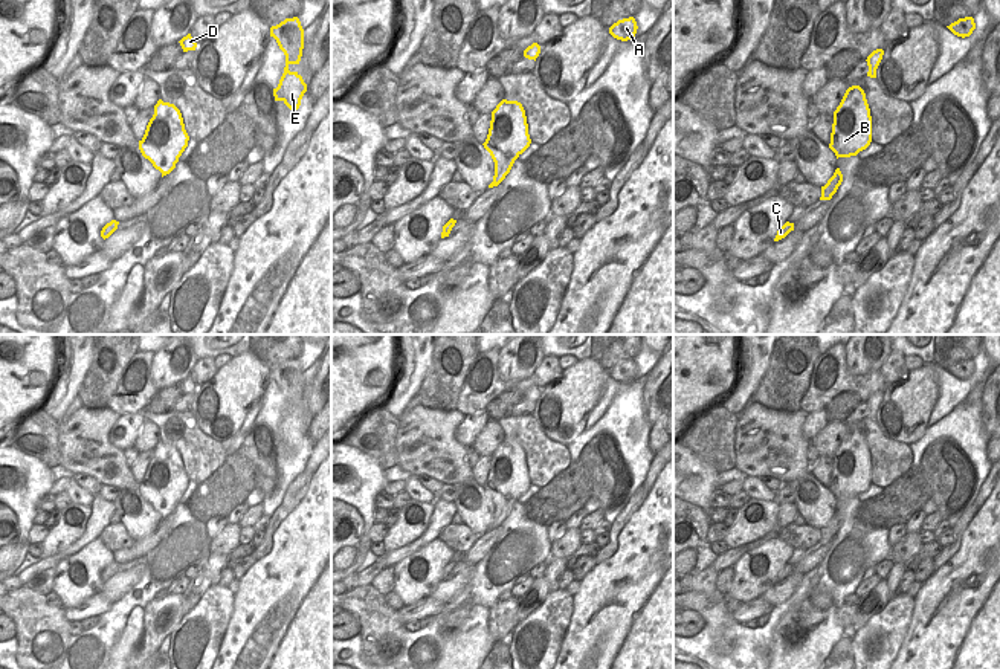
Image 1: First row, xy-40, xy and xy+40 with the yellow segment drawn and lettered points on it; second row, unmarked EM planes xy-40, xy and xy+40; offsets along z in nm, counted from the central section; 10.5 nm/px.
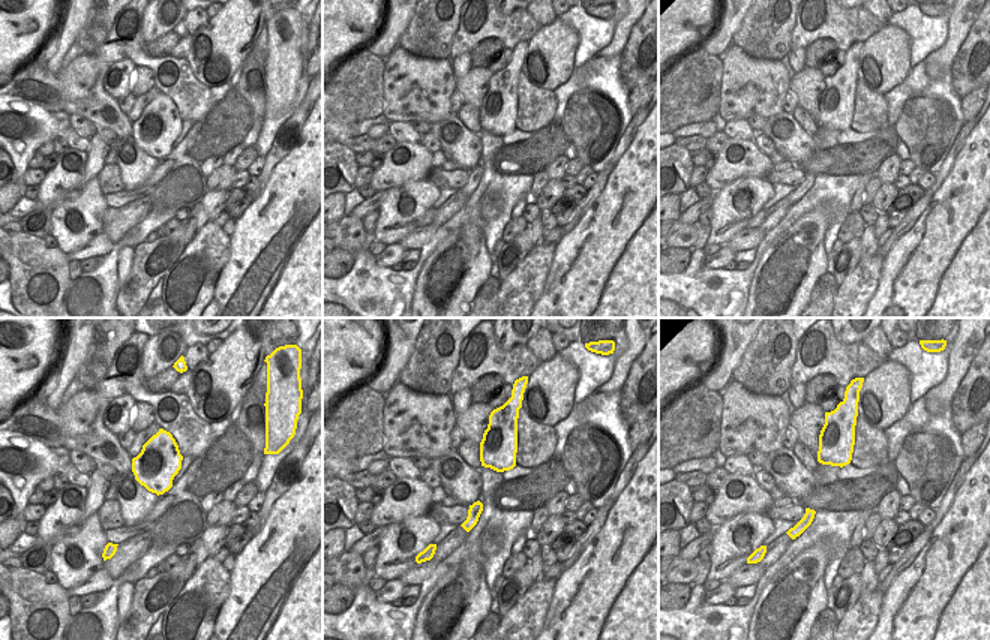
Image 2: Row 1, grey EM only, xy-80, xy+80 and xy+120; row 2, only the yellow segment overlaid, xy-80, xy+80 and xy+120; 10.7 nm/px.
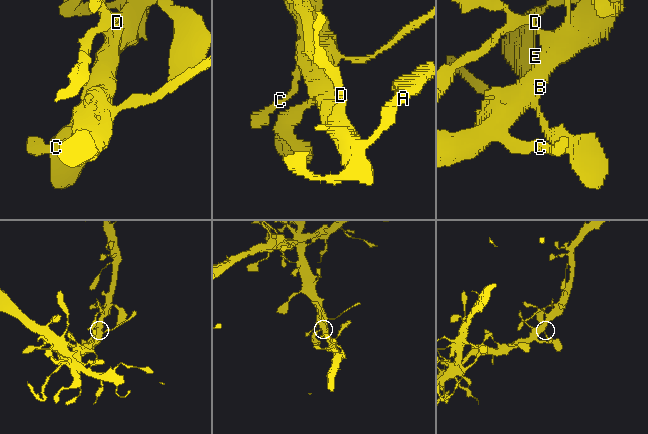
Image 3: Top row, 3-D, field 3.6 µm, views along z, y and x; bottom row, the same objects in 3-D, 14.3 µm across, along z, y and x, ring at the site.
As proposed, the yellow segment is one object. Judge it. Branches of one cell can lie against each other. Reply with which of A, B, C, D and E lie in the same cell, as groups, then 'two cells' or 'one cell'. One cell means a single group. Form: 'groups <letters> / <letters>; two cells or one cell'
groups A B C D E; one cell

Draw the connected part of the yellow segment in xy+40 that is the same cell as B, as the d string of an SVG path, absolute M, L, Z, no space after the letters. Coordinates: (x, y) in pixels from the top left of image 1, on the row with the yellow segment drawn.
M860 86L846 90L834 112L829 148L838 157L856 156L872 142L872 116L866 93Z

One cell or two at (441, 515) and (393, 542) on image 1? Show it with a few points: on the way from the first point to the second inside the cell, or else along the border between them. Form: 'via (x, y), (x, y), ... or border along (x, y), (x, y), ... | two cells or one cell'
border along (434, 503), (428, 527), (402, 547) | two cells

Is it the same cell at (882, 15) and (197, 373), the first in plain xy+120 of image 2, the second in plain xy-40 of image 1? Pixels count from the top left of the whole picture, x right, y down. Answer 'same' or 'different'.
same

